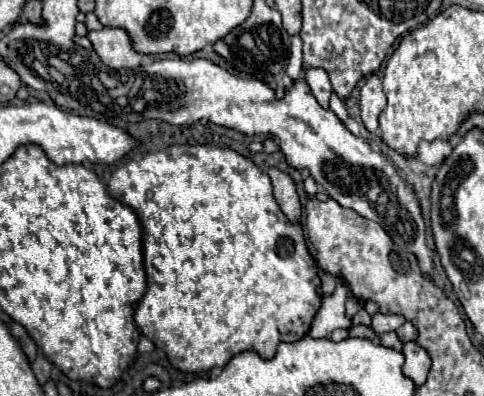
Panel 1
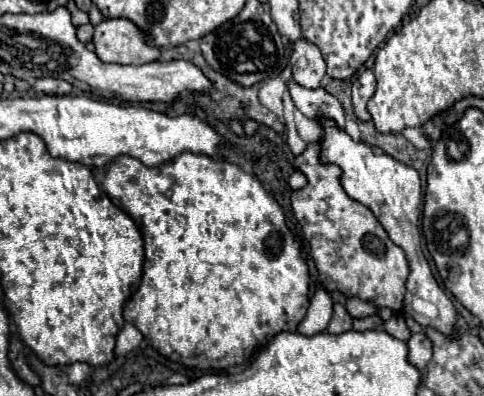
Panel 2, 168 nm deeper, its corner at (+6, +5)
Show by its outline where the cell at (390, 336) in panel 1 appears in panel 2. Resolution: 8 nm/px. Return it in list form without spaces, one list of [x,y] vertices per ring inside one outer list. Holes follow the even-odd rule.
[[[393,315],[389,321],[385,321],[383,329],[389,335],[393,335],[395,339],[401,339],[401,341],[407,341],[409,335],[411,335],[409,329],[407,329],[407,325],[405,325],[405,317],[401,317],[401,315]]]

